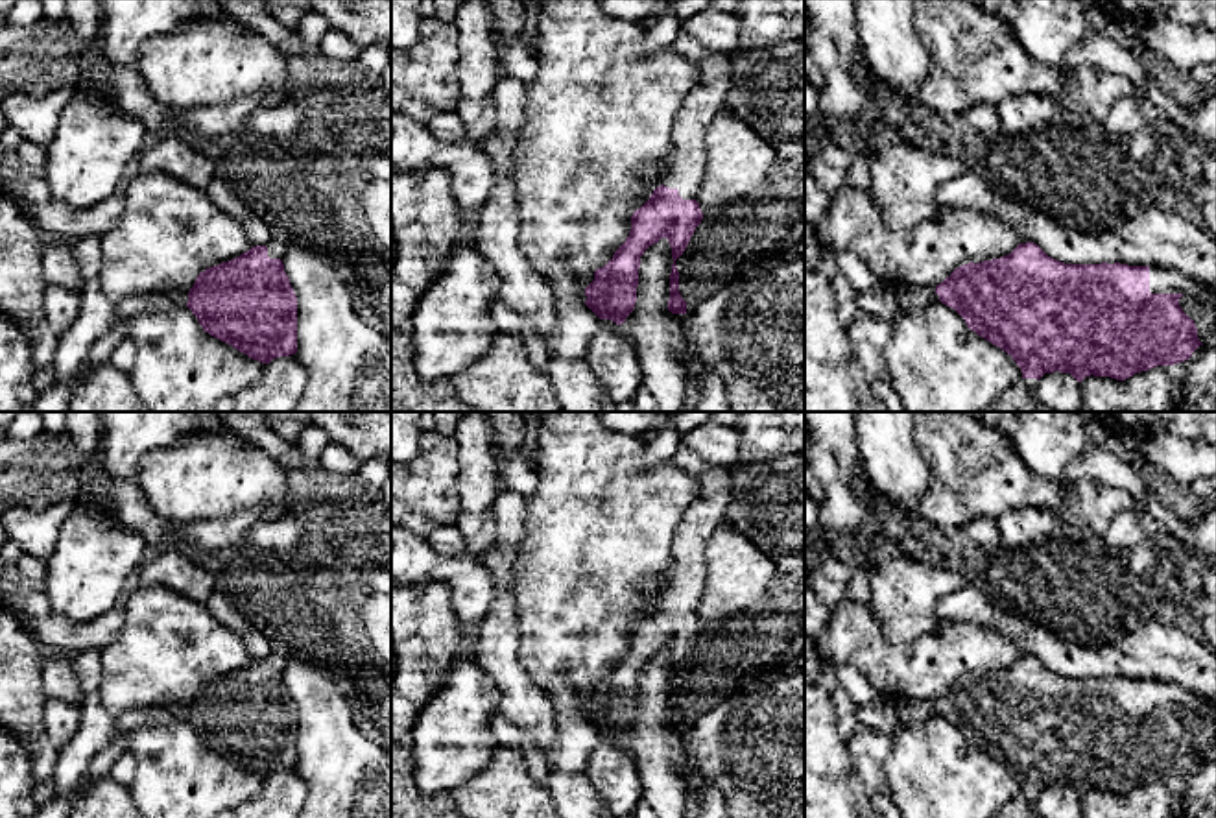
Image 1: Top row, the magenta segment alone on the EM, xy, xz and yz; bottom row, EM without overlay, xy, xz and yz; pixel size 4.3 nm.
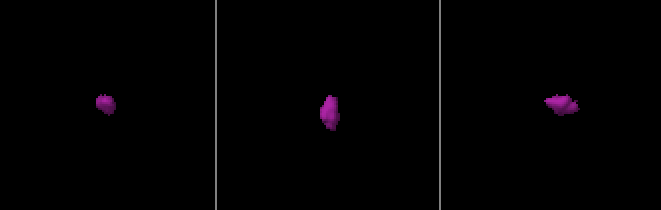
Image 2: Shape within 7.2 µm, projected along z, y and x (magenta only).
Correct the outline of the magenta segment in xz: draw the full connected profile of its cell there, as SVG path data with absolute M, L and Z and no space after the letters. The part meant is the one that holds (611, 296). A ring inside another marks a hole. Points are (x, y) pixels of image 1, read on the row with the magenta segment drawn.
M716 54L699 63L697 70L697 87L690 92L675 116L675 126L672 131L674 148L668 155L668 170L662 177L662 183L653 190L650 199L633 212L629 236L614 251L613 259L603 268L598 268L594 271L594 281L585 288L585 305L600 319L611 319L616 325L622 325L633 312L637 303L640 257L661 238L666 238L670 242L674 259L670 273L668 310L672 314L686 314L686 301L679 294L679 271L675 260L683 255L696 227L703 220L703 212L697 203L697 192L705 172L703 142L709 124L723 109L723 102L729 90L729 78L733 74L733 59Z

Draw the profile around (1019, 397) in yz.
M1019 380L995 401L995 406L998 412L1037 412L1039 401L1035 391Z

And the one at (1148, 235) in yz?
M972 170L948 179L937 190L937 201L945 211L971 209L987 216L998 216L1019 229L1026 240L1037 244L1048 257L1065 264L1120 262L1127 266L1175 268L1216 290L1216 238L1198 229L1188 218L1183 218L1175 211L1161 209L1150 198L1135 199L1124 220L1115 227L1096 233L1068 227L1046 212L1004 198Z

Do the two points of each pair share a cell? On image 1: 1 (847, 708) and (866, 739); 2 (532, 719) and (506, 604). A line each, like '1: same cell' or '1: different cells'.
1: different cells
2: same cell

